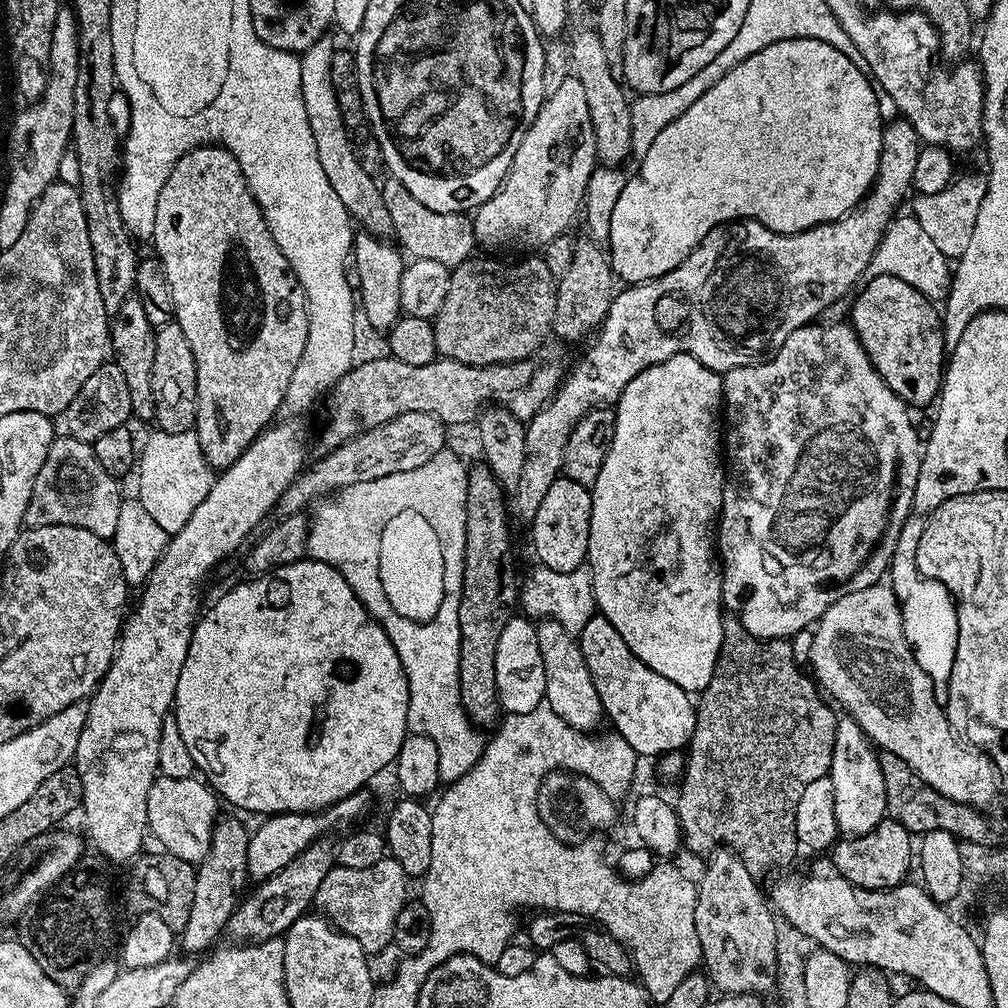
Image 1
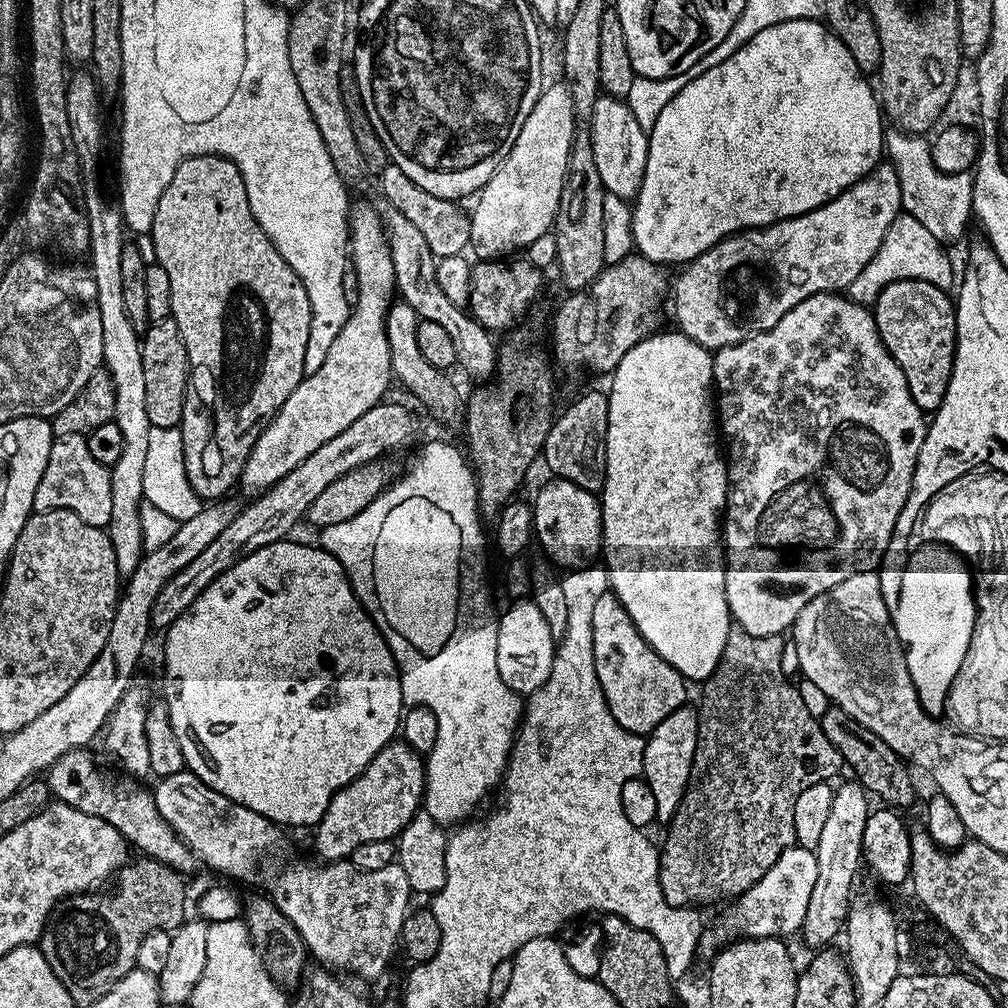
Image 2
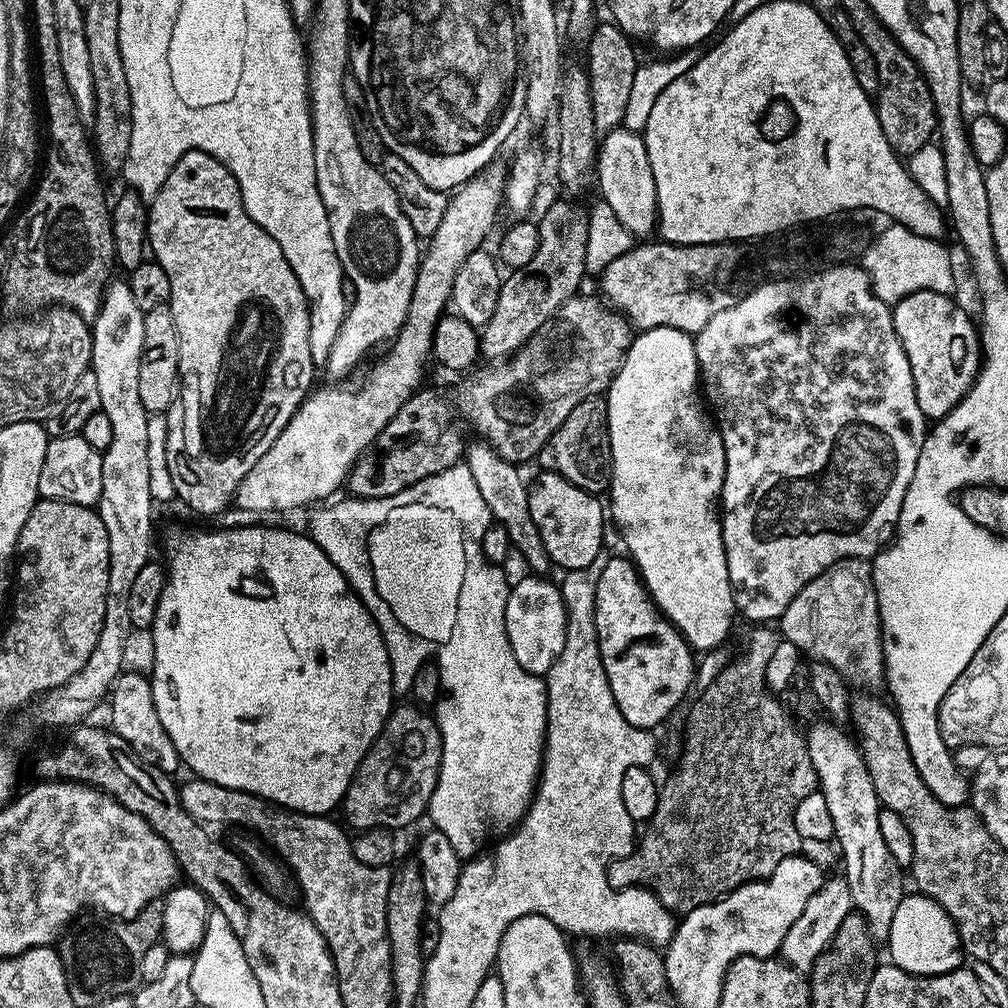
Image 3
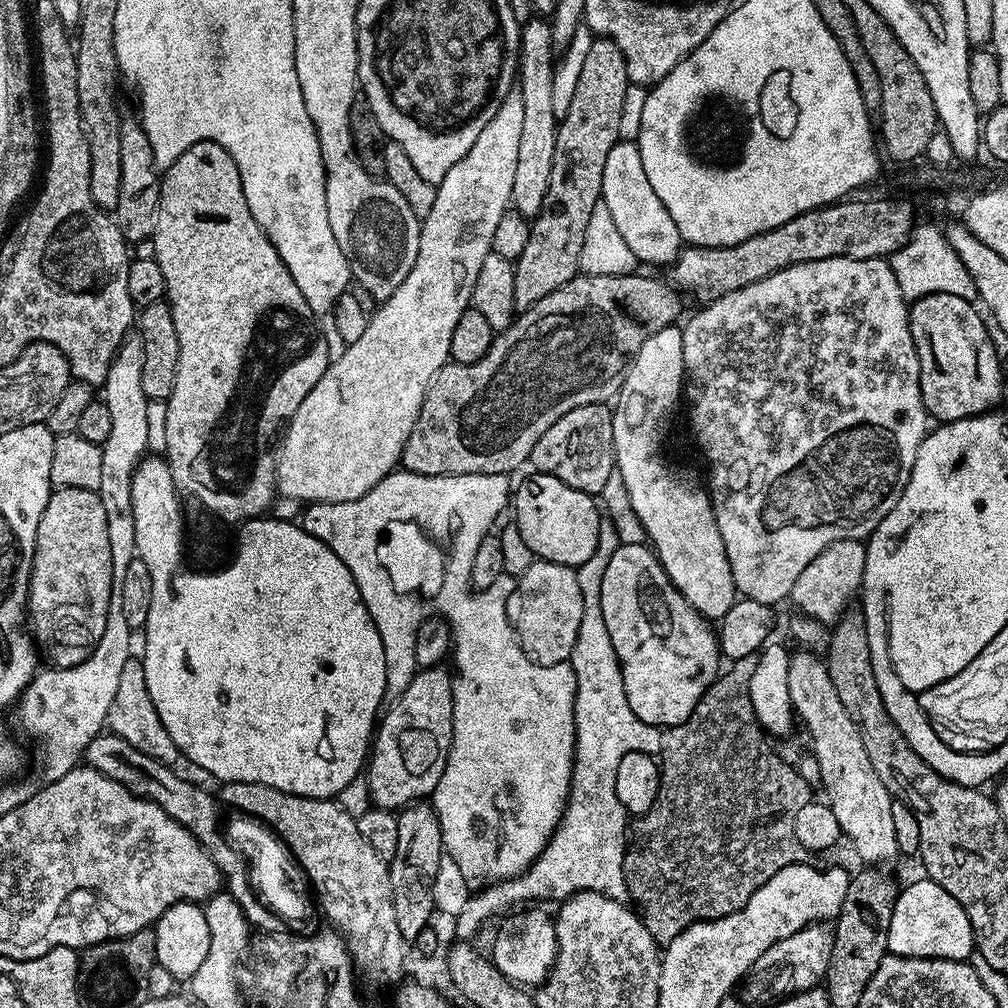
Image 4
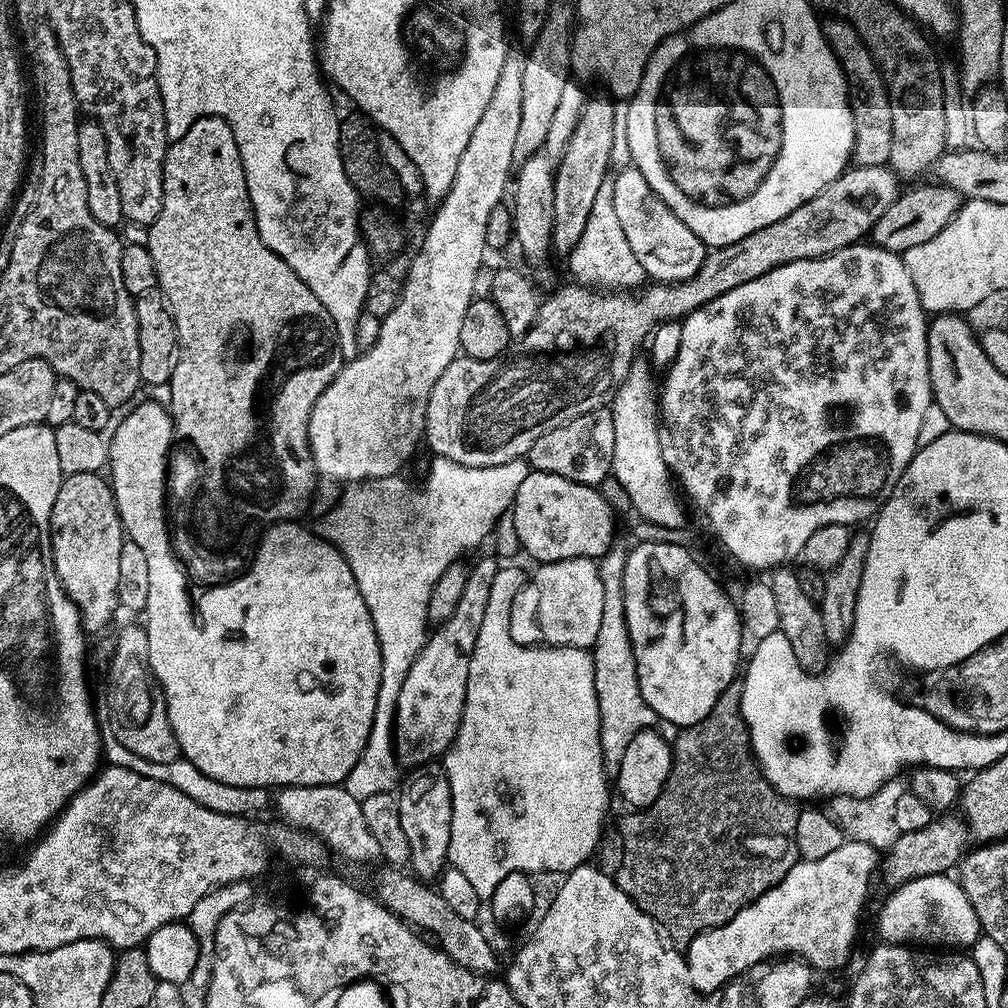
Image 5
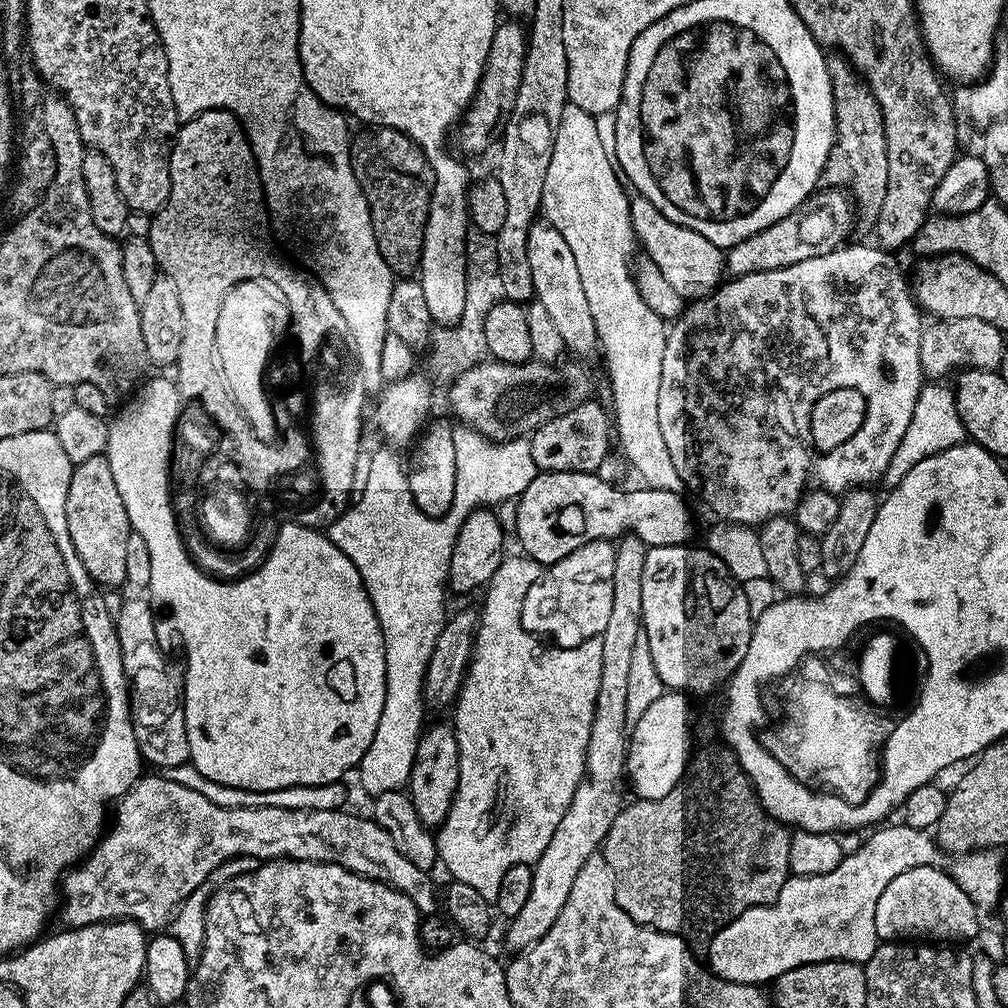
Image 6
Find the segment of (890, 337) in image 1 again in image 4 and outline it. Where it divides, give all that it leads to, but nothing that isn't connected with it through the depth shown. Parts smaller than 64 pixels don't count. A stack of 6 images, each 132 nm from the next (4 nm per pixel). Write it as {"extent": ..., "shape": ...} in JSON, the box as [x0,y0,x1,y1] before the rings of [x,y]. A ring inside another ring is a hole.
{"extent":[908,294,1003,422],"shape":[[[930,294],[911,301],[908,325],[920,367],[924,411],[941,422],[991,412],[1003,394],[1000,356],[977,305],[952,294]]]}

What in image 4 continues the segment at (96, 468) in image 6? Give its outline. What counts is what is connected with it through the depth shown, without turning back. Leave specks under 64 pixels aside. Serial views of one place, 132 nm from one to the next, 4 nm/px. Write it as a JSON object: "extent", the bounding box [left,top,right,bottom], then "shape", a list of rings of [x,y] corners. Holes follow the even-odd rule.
{"extent":[28,488,112,668],"shape":[[[56,488],[52,497],[46,502],[46,510],[42,510],[42,518],[38,522],[36,549],[32,563],[32,582],[28,590],[28,612],[30,613],[30,628],[34,633],[35,643],[39,651],[49,656],[51,663],[57,668],[69,668],[81,664],[90,650],[102,638],[102,630],[106,630],[106,614],[110,610],[110,594],[112,593],[112,563],[110,562],[110,537],[106,531],[106,510],[102,506],[99,491],[91,492],[81,488]]]}

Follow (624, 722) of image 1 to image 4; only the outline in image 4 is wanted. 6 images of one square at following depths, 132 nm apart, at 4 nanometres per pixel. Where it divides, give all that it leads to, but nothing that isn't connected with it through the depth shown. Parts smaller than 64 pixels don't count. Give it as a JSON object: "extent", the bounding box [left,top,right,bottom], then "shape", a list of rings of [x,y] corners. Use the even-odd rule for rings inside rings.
{"extent":[602,542,722,729],"shape":[[[621,542],[618,550],[614,550],[606,565],[606,574],[602,574],[602,618],[606,621],[606,630],[610,630],[614,654],[618,654],[630,710],[634,710],[642,722],[657,725],[661,729],[673,728],[675,724],[690,718],[702,694],[706,694],[708,687],[716,681],[722,668],[722,655],[717,629],[708,617],[686,602],[674,582],[670,582],[655,551],[647,543],[644,544]]]}

